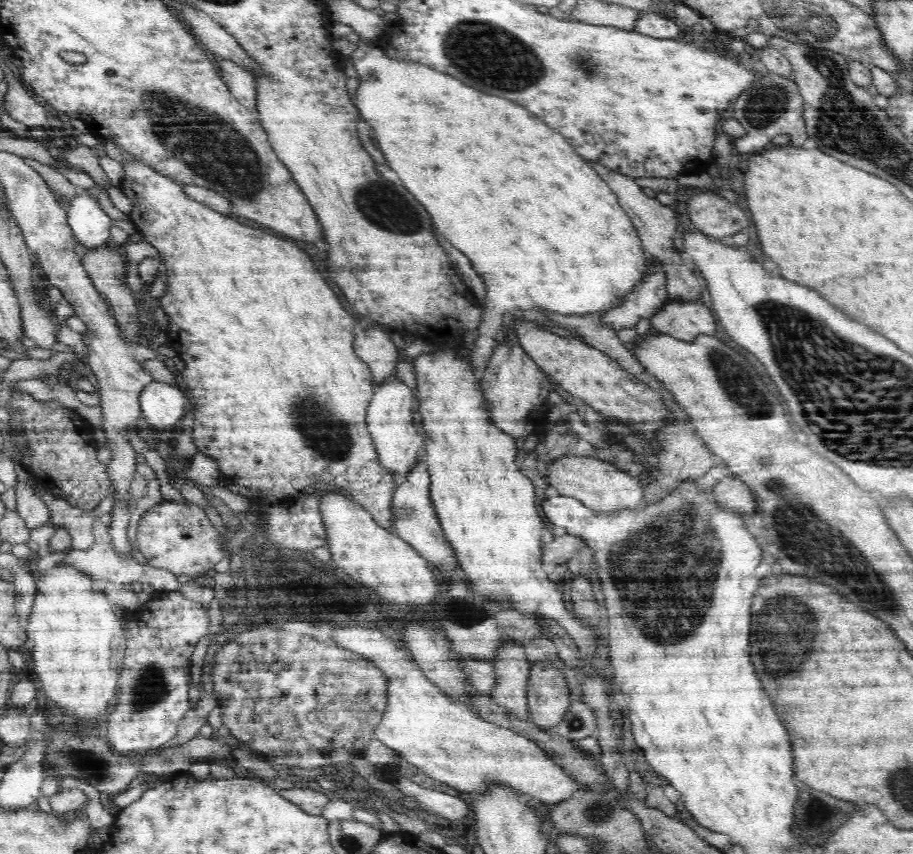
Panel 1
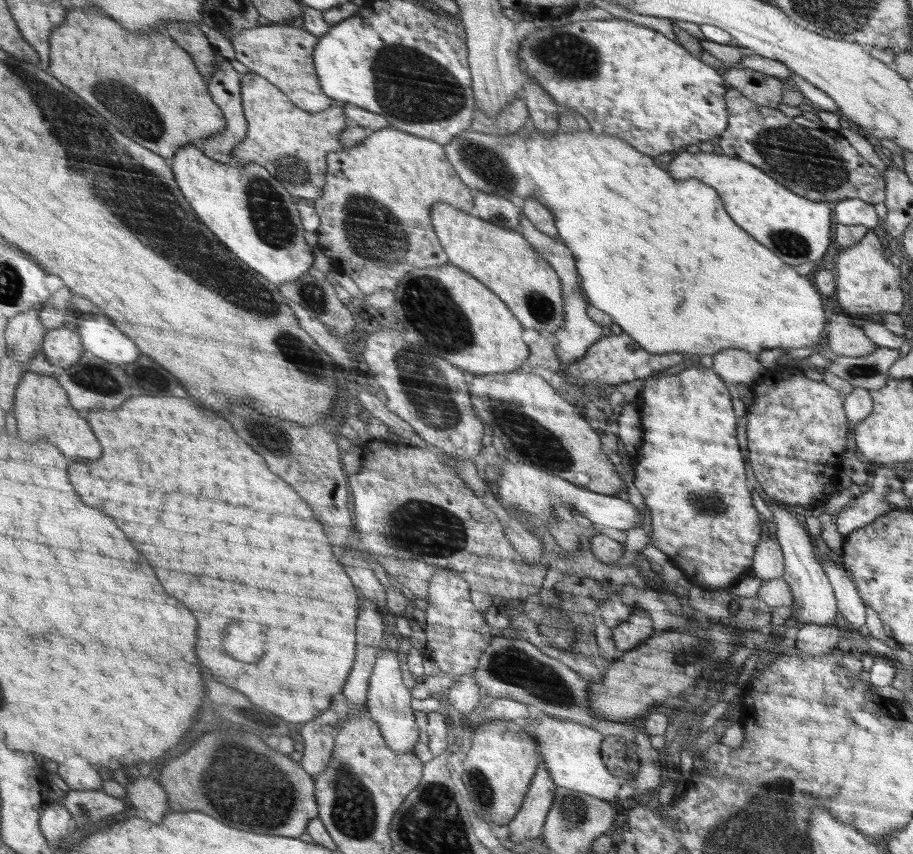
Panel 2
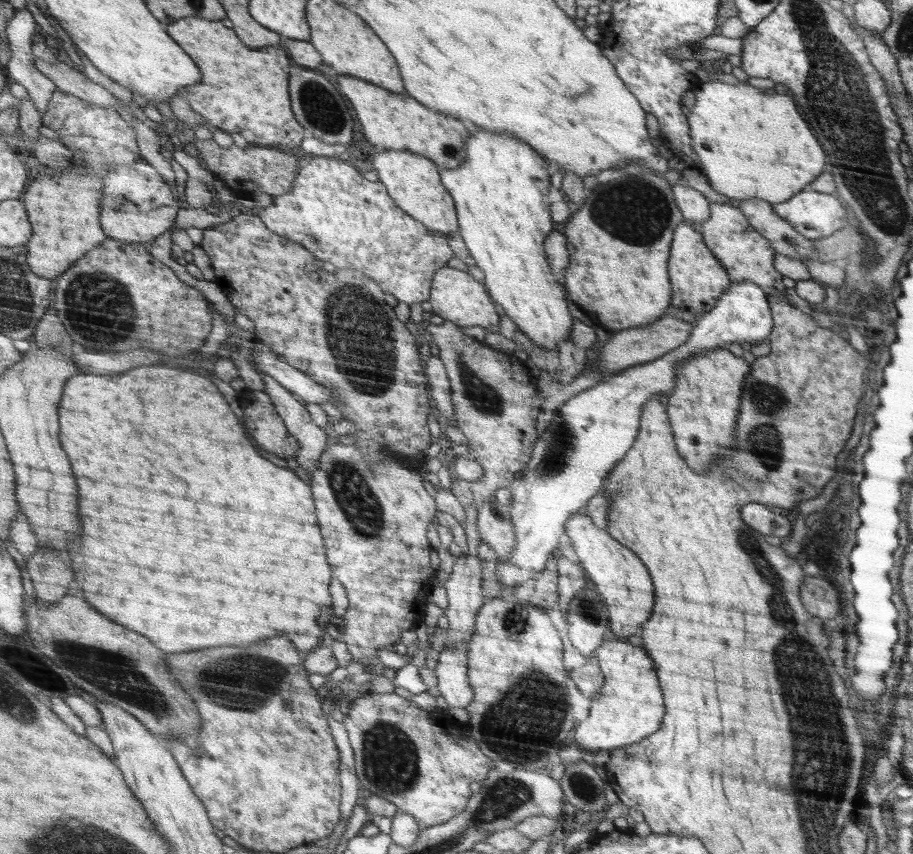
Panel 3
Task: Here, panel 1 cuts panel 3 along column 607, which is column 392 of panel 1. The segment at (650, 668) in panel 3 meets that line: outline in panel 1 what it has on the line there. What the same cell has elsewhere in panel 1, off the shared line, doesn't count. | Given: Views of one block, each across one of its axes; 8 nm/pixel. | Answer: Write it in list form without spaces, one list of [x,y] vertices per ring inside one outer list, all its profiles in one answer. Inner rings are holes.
[[[360,627],[334,628],[332,636],[345,649],[374,661],[392,681],[389,683],[386,710],[374,729],[374,737],[388,748],[393,748],[401,760],[431,779],[457,788],[467,797],[500,786],[508,787],[526,799],[538,798],[548,804],[570,798],[584,787],[558,765],[537,741],[484,720],[466,705],[450,699],[412,665],[410,654],[387,631]]]

